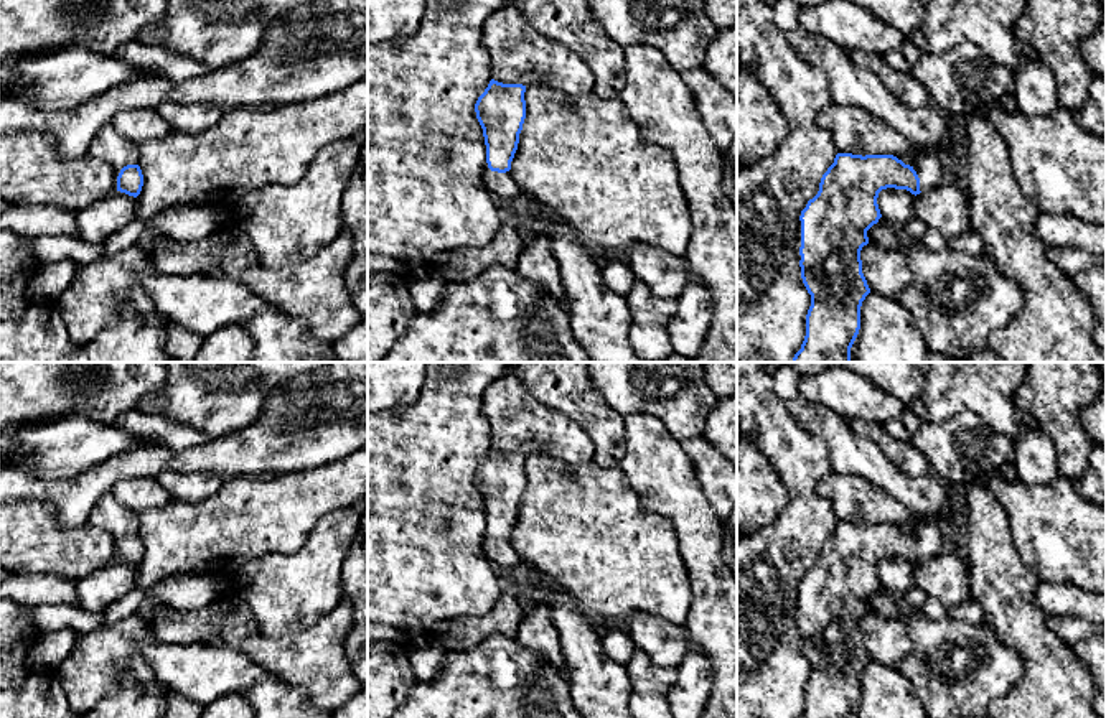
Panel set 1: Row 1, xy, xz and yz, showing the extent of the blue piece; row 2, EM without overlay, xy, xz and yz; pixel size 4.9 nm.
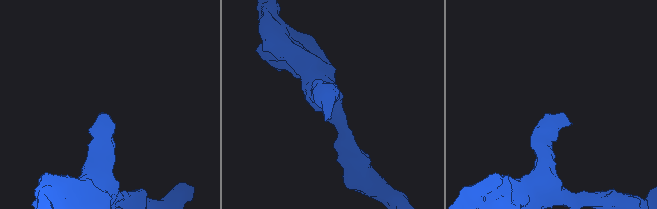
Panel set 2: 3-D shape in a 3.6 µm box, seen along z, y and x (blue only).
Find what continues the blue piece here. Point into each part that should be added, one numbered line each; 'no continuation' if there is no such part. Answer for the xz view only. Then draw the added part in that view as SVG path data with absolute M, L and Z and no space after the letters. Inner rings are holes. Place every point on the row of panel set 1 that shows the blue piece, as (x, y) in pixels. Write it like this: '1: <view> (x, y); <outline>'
1: xz (501, 185); M486 161L483 170L483 181L486 189L493 194L493 198L513 199L514 196L523 193L521 186L511 176L511 171L491 171Z

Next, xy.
1: xy (107, 145); M105 124L92 138L87 156L109 163L119 176L124 166L138 165L138 147L120 135L112 124Z

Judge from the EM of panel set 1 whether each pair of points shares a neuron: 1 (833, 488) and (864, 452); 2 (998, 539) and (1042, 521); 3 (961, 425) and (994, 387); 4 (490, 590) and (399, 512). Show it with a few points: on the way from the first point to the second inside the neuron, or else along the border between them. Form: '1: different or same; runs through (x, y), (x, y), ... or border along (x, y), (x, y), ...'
1: different; border along (833, 471), (862, 476), (881, 489)
2: different; border along (996, 498), (1007, 517), (1012, 545), (1029, 568)
3: different; border along (935, 422), (973, 410), (1004, 435)
4: same; runs through (467, 580), (422, 536)

